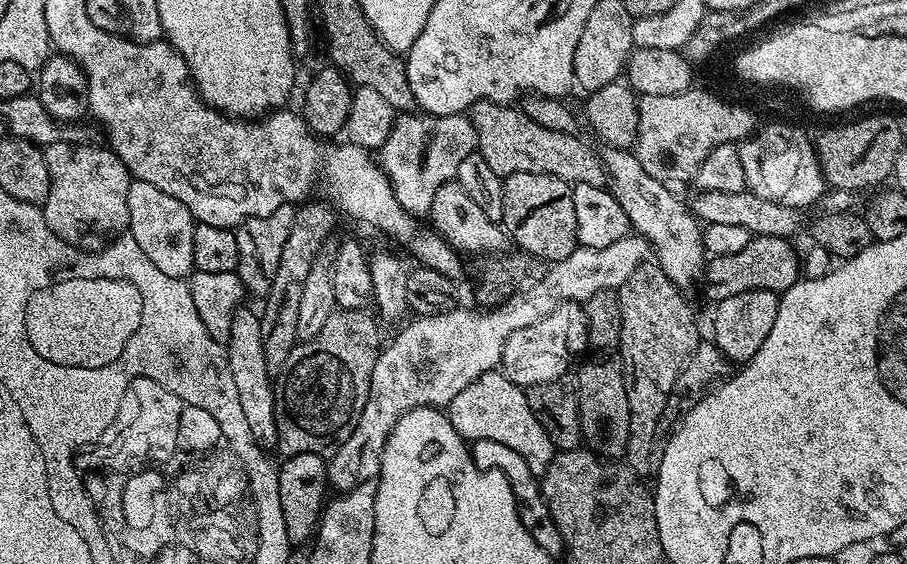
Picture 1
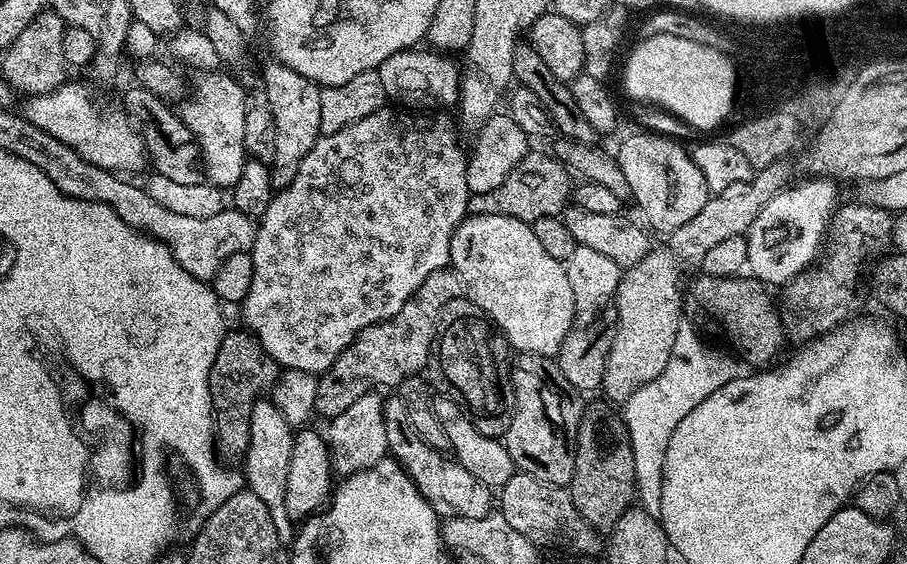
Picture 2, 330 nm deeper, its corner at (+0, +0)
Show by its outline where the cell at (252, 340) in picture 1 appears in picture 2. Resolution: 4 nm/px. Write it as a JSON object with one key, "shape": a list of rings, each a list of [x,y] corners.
{"shape":[[[261,398],[257,400],[254,410],[250,414],[250,442],[248,454],[243,457],[242,476],[247,487],[270,510],[270,518],[274,518],[274,526],[278,526],[280,539],[288,542],[294,536],[294,521],[286,512],[286,476],[290,474],[290,458],[292,457],[292,438],[294,429],[292,425],[282,418],[282,410],[273,404],[271,399]]]}

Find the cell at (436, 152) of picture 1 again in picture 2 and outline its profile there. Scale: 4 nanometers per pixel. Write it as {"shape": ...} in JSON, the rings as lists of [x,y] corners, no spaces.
{"shape":[[[396,106],[382,107],[374,114],[334,134],[321,136],[310,150],[310,154],[302,158],[295,178],[273,195],[270,206],[256,230],[256,241],[251,251],[254,279],[250,282],[250,294],[246,294],[242,311],[243,327],[255,336],[256,341],[266,350],[266,354],[270,354],[281,369],[306,370],[317,377],[328,372],[336,359],[352,345],[357,332],[396,316],[398,310],[402,310],[402,306],[406,306],[406,302],[418,290],[418,286],[422,286],[422,282],[430,278],[430,274],[449,267],[452,258],[450,242],[454,238],[454,230],[464,221],[464,217],[469,215],[470,193],[466,186],[466,148],[460,145],[457,121],[452,121],[444,115],[448,114],[417,114],[415,111],[401,110]]]}

